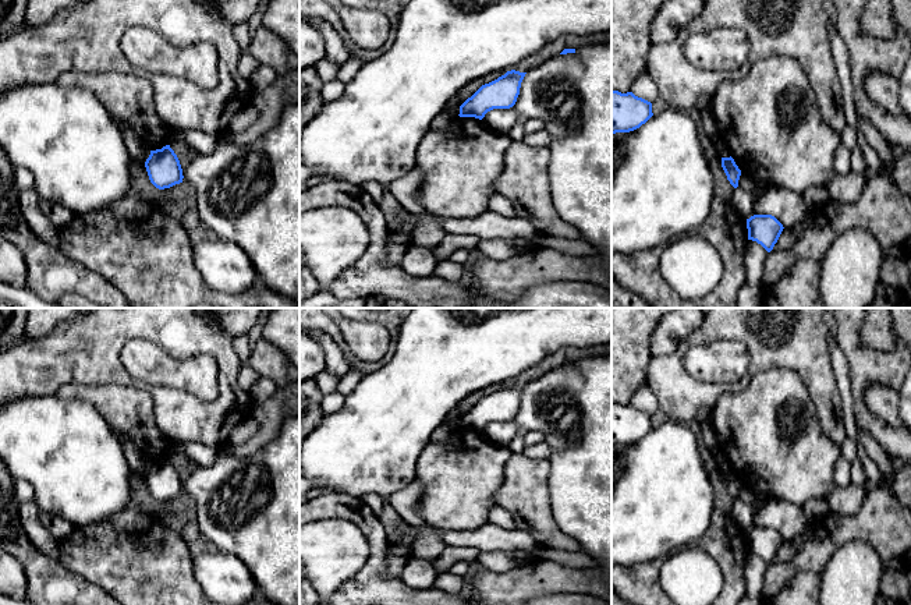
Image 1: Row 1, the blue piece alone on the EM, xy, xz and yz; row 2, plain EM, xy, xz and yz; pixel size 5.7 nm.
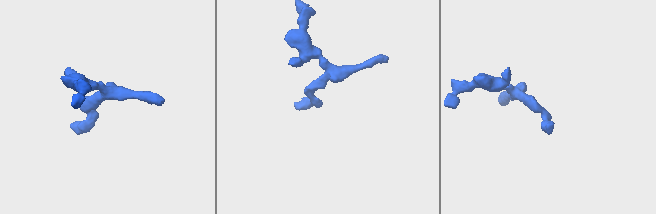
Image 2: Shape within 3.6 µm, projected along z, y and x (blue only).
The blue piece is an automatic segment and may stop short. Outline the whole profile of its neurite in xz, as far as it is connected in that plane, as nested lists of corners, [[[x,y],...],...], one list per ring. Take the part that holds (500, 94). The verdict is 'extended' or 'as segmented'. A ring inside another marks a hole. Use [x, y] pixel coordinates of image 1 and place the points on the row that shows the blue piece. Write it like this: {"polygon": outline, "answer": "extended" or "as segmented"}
{"polygon": [[[507,71],[497,79],[482,85],[460,106],[460,117],[482,120],[493,109],[510,109],[520,95],[521,82],[527,72]]], "answer": "as segmented"}

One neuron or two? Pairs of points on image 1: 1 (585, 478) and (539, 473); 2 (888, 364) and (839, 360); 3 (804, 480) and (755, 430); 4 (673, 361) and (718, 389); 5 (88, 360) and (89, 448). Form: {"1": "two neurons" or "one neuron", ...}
{"1": "two neurons", "2": "two neurons", "3": "one neuron", "4": "one neuron", "5": "two neurons"}

